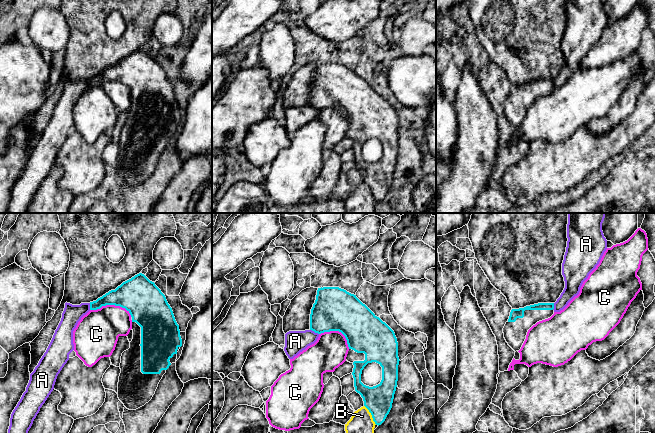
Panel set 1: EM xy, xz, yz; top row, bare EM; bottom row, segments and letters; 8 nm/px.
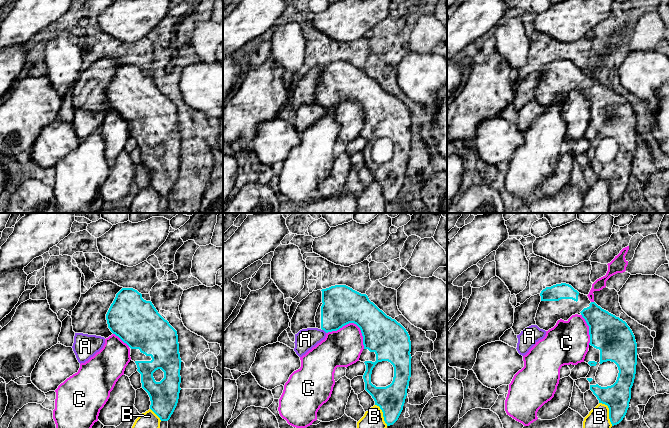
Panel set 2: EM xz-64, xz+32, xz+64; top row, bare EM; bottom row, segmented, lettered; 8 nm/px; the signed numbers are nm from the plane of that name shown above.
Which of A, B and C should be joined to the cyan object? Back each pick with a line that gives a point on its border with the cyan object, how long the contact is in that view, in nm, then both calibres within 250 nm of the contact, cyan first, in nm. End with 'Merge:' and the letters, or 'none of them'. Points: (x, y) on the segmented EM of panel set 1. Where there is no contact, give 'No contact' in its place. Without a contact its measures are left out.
Merge: none of them

